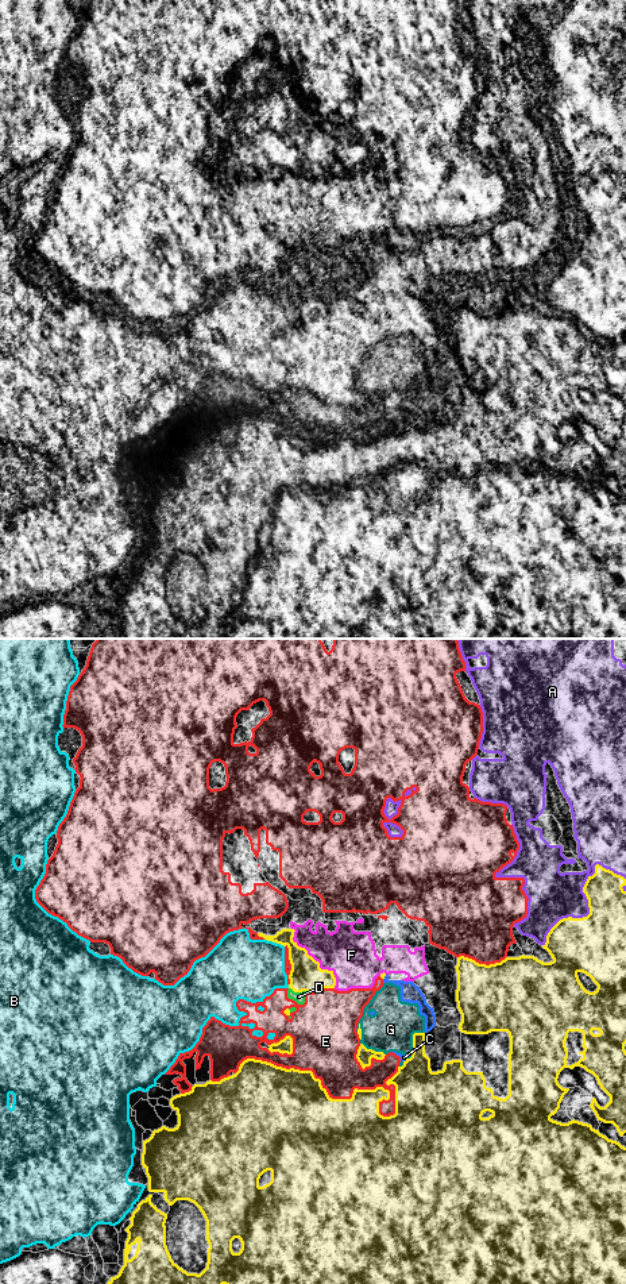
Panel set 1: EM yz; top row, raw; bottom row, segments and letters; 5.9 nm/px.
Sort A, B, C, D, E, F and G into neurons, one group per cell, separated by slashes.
A / B C D F G / E

